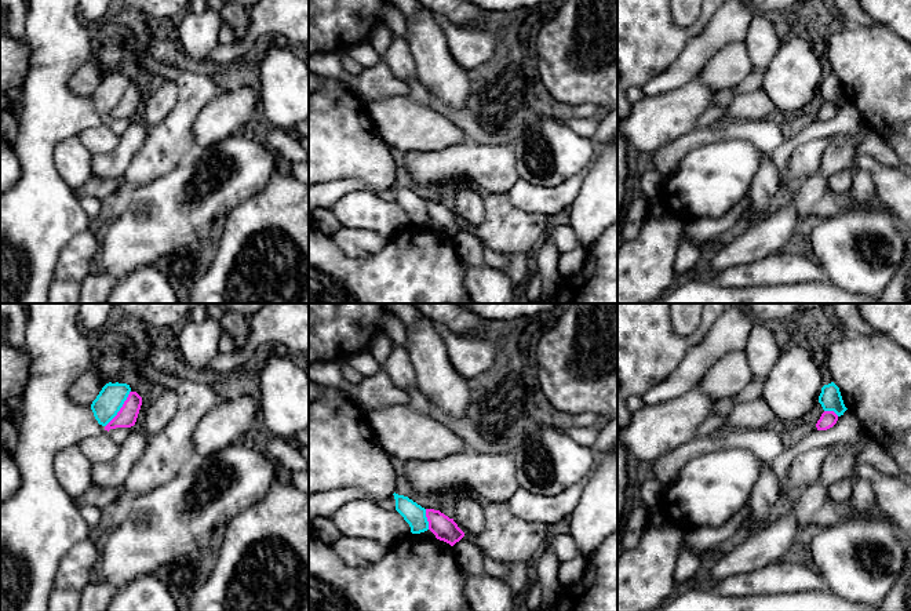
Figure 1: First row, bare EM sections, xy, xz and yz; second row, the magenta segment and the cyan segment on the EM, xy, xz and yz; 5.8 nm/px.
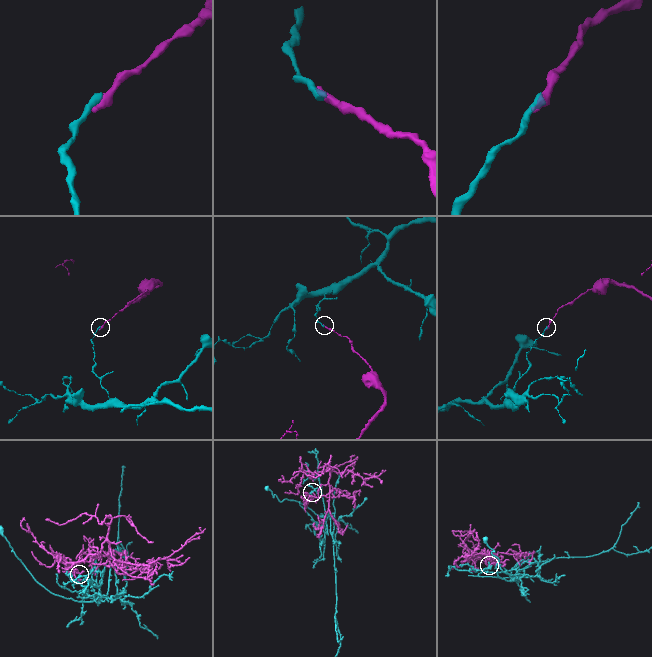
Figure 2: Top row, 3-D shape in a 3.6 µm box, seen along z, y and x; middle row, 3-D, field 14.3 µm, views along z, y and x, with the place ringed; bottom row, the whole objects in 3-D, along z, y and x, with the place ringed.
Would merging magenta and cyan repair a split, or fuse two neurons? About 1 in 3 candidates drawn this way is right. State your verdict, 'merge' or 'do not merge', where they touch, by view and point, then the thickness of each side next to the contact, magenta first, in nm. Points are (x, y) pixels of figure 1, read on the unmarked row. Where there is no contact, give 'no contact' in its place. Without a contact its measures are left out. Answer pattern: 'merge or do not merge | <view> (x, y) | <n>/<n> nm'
do not merge | xy (120, 99) | 120/160 nm

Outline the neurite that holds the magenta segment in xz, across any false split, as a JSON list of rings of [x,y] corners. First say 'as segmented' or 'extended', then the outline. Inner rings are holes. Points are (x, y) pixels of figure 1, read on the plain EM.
as segmented | [[[426,200],[426,208],[429,212],[429,221],[440,232],[444,232],[453,237],[464,228],[464,223],[458,218],[453,210],[449,210],[440,201]]]

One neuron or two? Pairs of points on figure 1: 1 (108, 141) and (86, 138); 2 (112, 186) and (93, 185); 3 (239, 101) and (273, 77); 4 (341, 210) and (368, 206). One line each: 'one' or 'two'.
1: one
2: one
3: two
4: one

